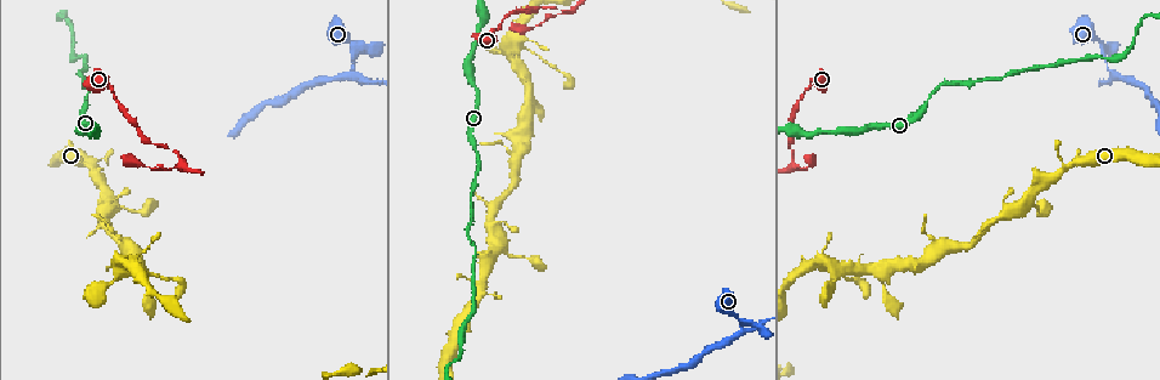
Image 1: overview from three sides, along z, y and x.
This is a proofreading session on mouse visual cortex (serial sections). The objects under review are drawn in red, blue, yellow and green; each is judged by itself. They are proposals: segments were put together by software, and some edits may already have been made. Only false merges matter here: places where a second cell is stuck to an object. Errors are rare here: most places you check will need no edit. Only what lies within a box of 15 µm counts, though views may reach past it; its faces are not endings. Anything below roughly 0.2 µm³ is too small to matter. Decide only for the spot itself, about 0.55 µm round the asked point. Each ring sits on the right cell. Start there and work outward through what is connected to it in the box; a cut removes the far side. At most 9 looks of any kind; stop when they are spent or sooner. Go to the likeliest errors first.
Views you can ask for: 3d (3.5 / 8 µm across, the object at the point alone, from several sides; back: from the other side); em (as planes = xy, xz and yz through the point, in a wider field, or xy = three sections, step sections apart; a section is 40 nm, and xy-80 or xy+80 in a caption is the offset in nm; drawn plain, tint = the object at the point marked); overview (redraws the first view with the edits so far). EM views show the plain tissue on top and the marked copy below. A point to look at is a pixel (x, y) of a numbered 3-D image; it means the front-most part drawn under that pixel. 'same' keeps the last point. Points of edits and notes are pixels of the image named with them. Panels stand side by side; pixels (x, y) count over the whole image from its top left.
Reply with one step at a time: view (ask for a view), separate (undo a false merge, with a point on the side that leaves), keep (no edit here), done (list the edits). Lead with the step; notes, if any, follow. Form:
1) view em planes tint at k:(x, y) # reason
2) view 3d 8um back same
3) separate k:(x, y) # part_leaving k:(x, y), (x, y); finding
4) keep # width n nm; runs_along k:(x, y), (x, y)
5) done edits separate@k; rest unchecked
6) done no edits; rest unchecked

view 3d 3.5um at 1:(353, 71) # arms part here

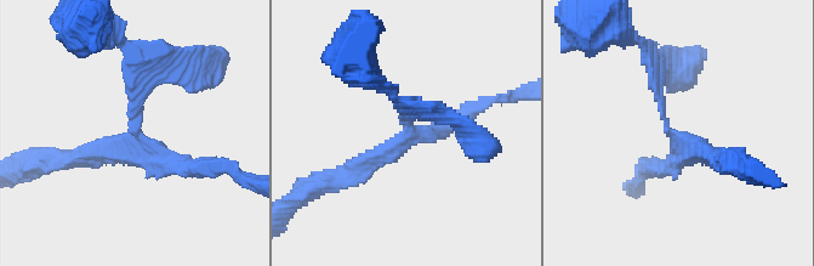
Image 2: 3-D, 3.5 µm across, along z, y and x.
view em xy step 2 tint at 2:(136, 137) # arms 3; arm_widths 150, 200, 250 nm

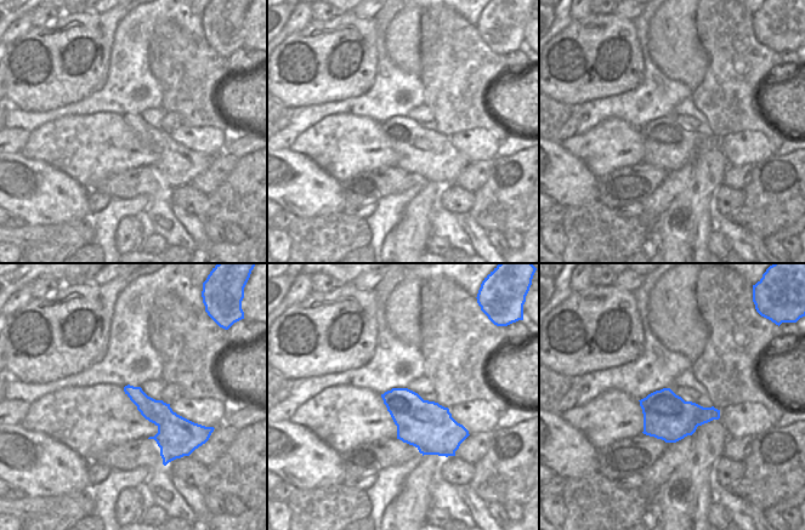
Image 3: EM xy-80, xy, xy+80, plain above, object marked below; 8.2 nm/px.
keep # width 400 nm; runs_along 2:(652, 64), (667, 128), (721, 157); continuous, no second cell

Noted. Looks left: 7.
view 3d 3.5um at 1:(499, 24) # a narrow waist

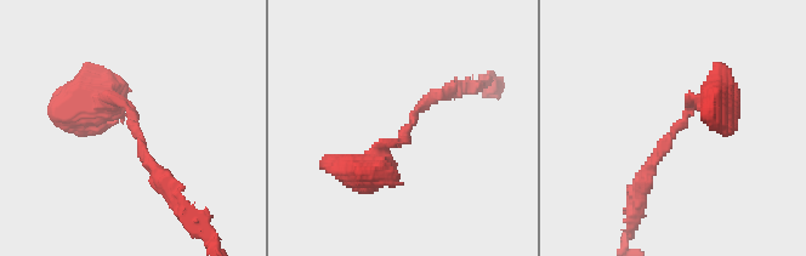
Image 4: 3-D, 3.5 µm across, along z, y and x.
keep # runs_along 4:(94, 97), (124, 101), (142, 153), (180, 202); one cell here

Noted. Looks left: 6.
view 3d 3.5um back at 1:(1149, 13) # sharp bend

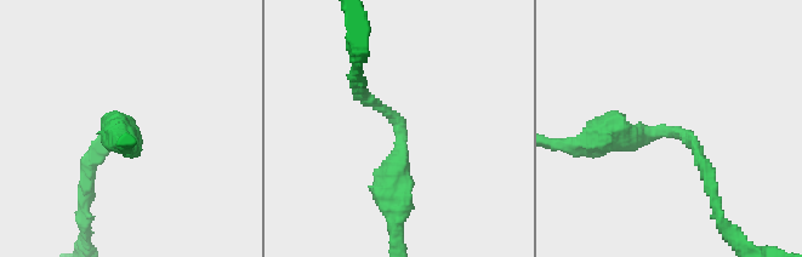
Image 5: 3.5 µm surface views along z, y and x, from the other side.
view em xy step 3 tint at 5:(678, 131) # arm_widths 200, 250 nm

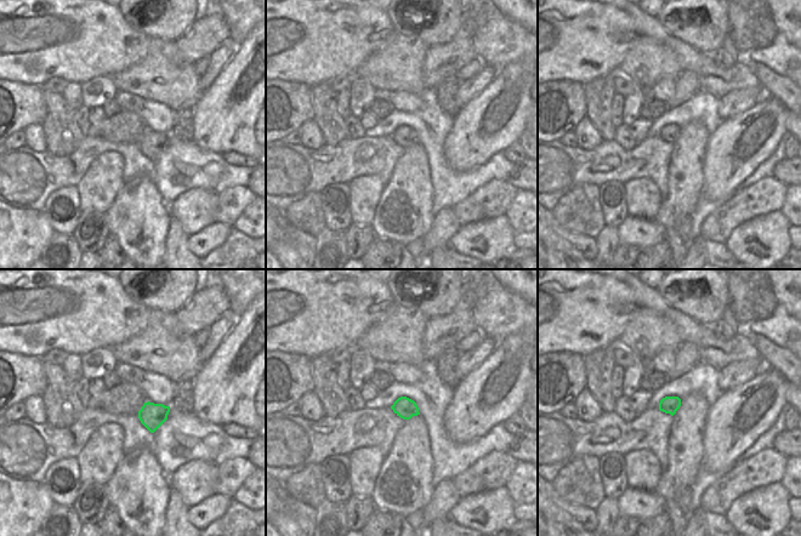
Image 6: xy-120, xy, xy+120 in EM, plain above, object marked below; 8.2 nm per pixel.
keep # runs_along 5:(710, 184), (686, 136), (626, 125); all the same cell

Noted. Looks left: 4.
view 3d 3.5um at 1:(184, 163) # sudden change in width

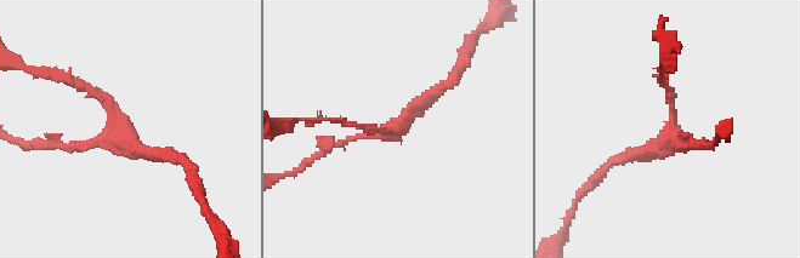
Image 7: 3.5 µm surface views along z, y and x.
view em xy step 2 tint at 7:(671, 134)

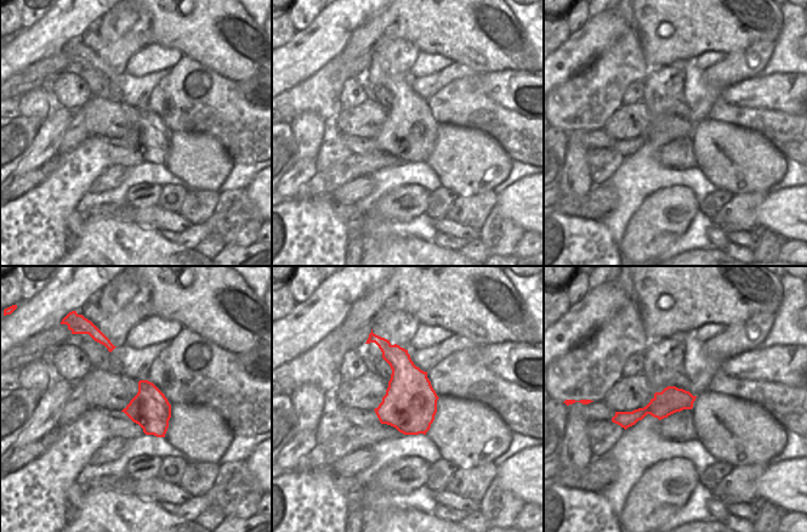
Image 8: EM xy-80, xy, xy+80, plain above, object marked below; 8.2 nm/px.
keep # runs_along 8:(691, 398), (618, 414); all the same cell

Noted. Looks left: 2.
done no edits; rest unchecked

